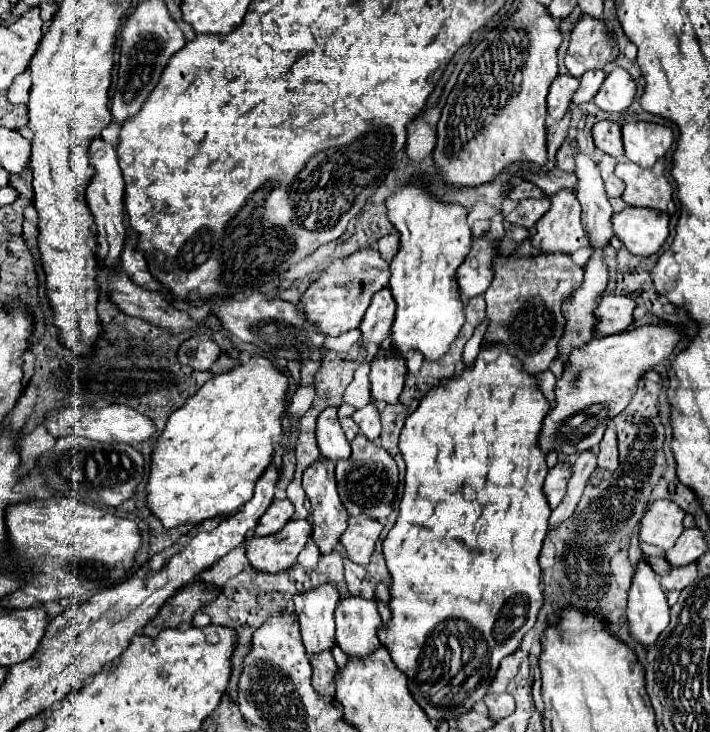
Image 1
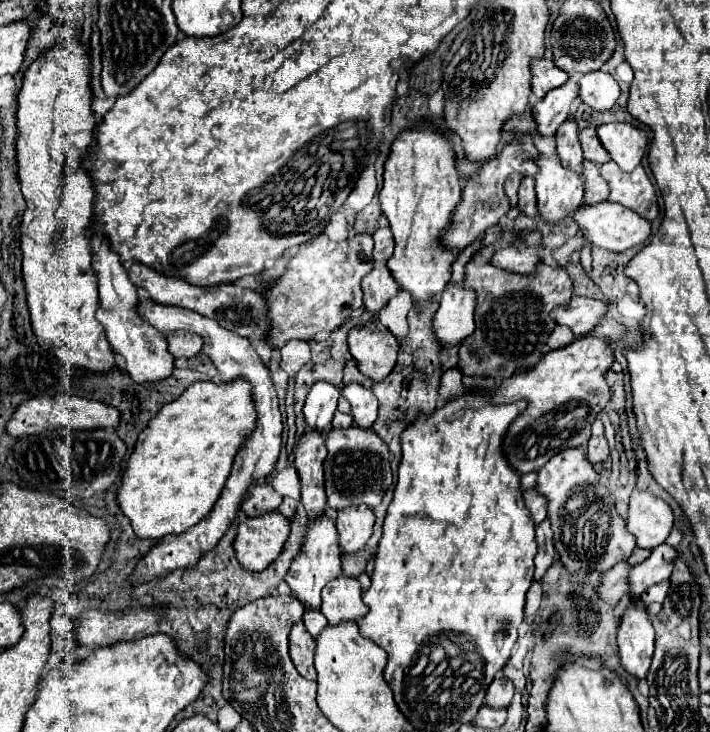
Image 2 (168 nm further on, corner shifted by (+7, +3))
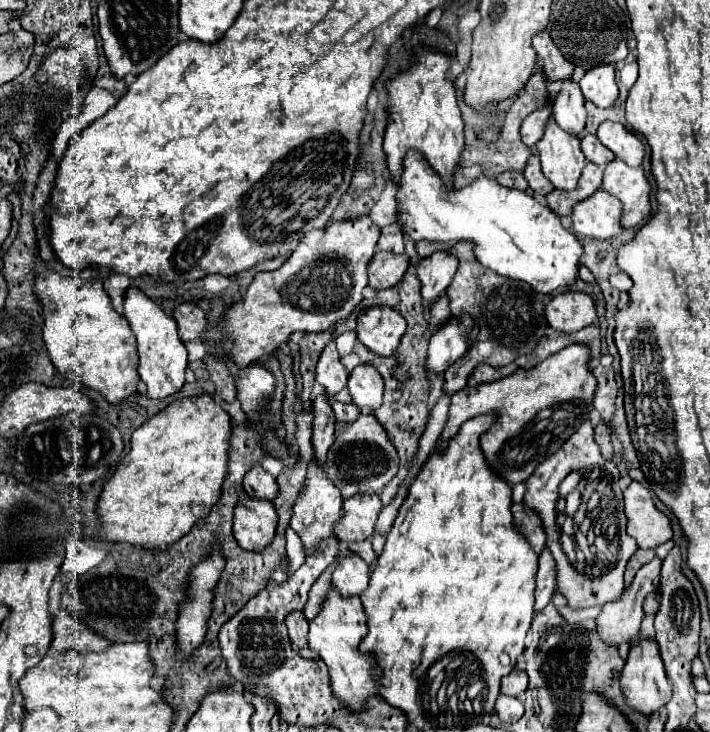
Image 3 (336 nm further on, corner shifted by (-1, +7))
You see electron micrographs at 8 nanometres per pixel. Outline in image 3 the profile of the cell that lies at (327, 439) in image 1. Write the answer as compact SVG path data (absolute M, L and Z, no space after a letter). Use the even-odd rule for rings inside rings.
M335 342L327 344L327 350L323 350L319 362L317 362L317 374L315 382L319 382L325 388L325 394L333 398L337 392L341 392L347 386L347 370L339 362L339 354L335 348Z

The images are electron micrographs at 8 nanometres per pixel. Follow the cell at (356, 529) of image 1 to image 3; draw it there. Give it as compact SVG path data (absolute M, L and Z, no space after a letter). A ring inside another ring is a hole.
M357 494L343 504L343 518L339 520L337 538L341 544L361 542L373 534L373 526L383 504L377 494Z

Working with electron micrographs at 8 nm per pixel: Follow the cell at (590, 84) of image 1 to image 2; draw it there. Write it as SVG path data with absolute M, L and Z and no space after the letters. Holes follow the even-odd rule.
M567 80L563 86L551 90L533 106L533 118L537 122L535 132L549 138L555 136L555 130L559 124L571 116L571 102L577 98L577 84L573 80Z

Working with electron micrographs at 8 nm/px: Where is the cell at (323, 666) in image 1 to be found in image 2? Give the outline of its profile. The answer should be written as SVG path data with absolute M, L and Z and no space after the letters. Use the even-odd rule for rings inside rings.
M299 620L291 628L289 654L291 654L293 666L297 668L297 672L303 678L307 678L307 680L315 680L317 678L317 672L315 672L315 666L313 666L313 650L315 650L315 640L307 632L307 628L303 626L303 622Z

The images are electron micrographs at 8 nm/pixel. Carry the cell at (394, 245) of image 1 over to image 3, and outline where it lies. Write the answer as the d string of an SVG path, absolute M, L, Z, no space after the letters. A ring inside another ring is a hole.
M389 224L381 230L381 238L379 238L379 244L377 244L379 250L385 250L385 252L395 252L395 254L403 254L405 252L405 246L403 246L403 232L397 224Z

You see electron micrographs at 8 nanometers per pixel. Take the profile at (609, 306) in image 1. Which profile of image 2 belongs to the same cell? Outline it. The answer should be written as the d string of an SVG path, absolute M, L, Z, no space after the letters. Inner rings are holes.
M573 296L567 306L557 306L551 312L551 320L559 326L571 328L575 336L585 336L591 332L601 316L607 312L607 304L603 300L587 298L587 296Z

